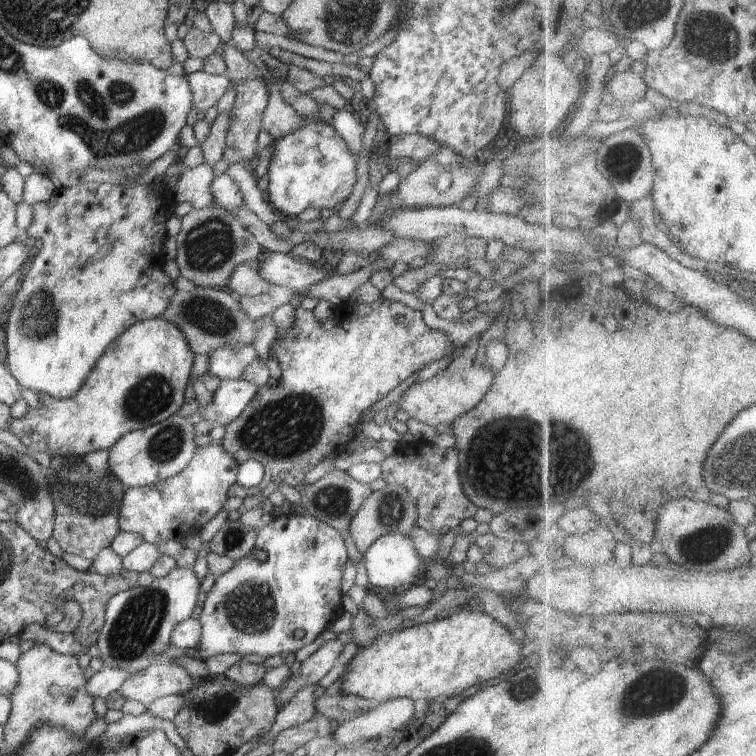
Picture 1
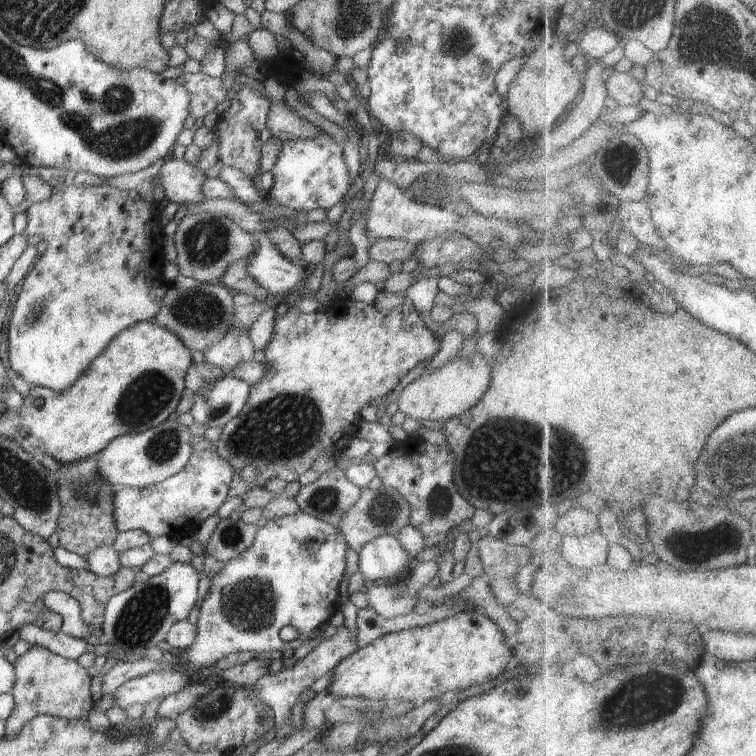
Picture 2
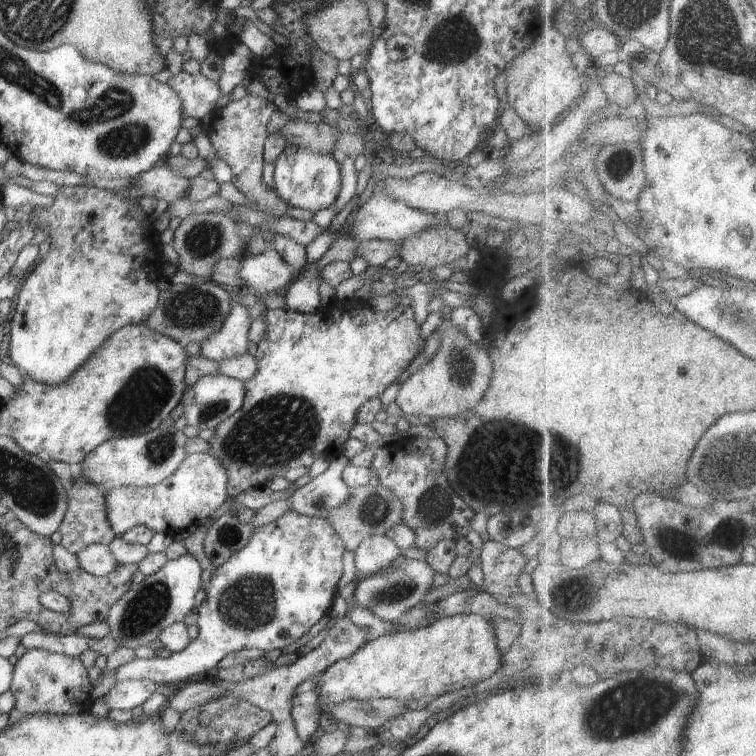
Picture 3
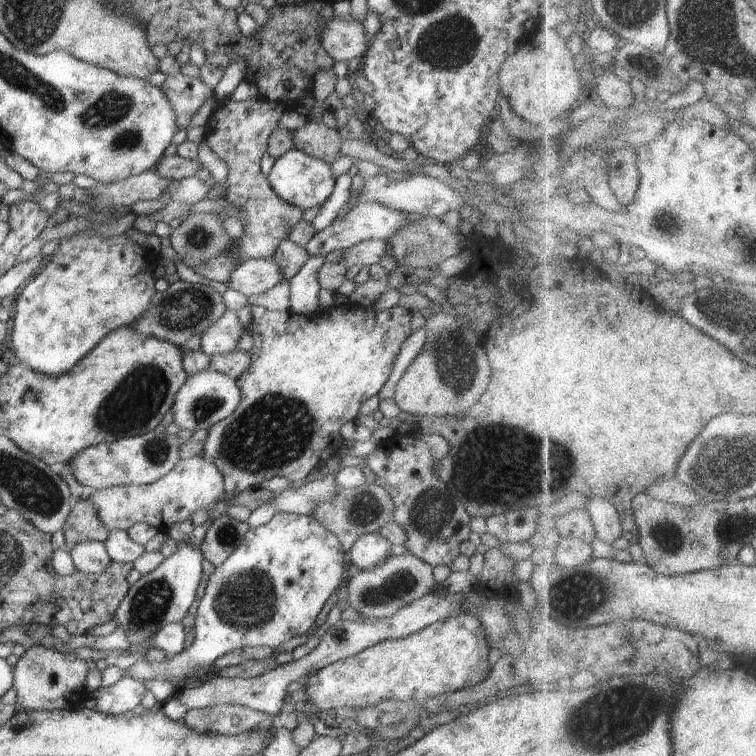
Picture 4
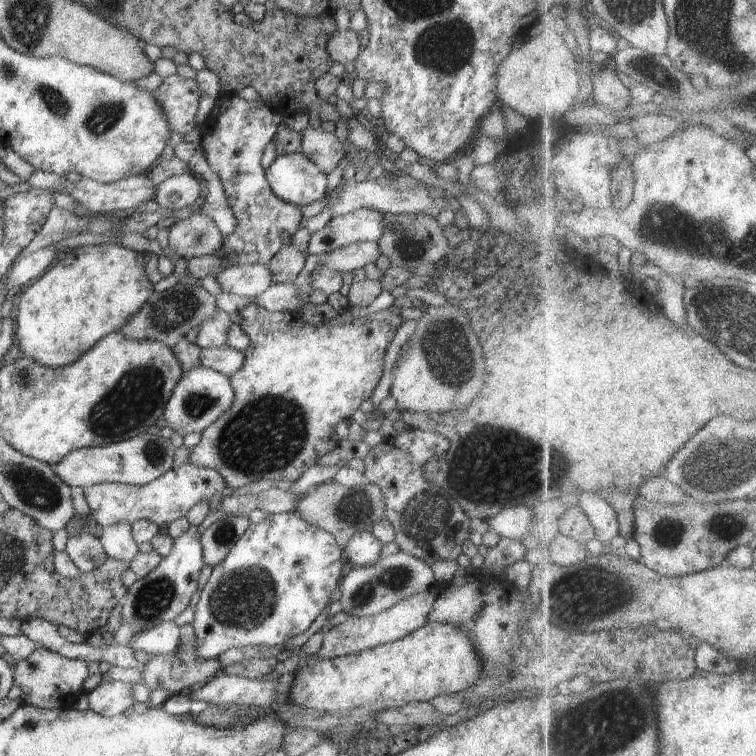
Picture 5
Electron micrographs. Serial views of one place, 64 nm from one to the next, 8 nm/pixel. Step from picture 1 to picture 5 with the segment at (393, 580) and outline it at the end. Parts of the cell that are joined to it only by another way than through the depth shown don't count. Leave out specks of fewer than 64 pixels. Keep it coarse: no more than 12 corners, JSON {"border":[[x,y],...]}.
{"border":[[370,531],[355,534],[343,548],[353,567],[374,564],[381,540]]}

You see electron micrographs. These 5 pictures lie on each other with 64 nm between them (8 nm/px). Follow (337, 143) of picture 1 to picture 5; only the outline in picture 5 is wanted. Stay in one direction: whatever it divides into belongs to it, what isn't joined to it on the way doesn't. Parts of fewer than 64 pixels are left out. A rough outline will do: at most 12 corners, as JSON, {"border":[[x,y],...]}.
{"border":[[300,152],[277,156],[265,176],[300,208],[325,198],[327,174]]}

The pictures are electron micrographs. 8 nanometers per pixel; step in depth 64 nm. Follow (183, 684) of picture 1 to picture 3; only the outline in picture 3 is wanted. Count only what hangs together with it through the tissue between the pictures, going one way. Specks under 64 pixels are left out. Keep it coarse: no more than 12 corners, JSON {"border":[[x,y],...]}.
{"border":[[118,681],[103,696],[109,710],[142,706],[161,684]]}

